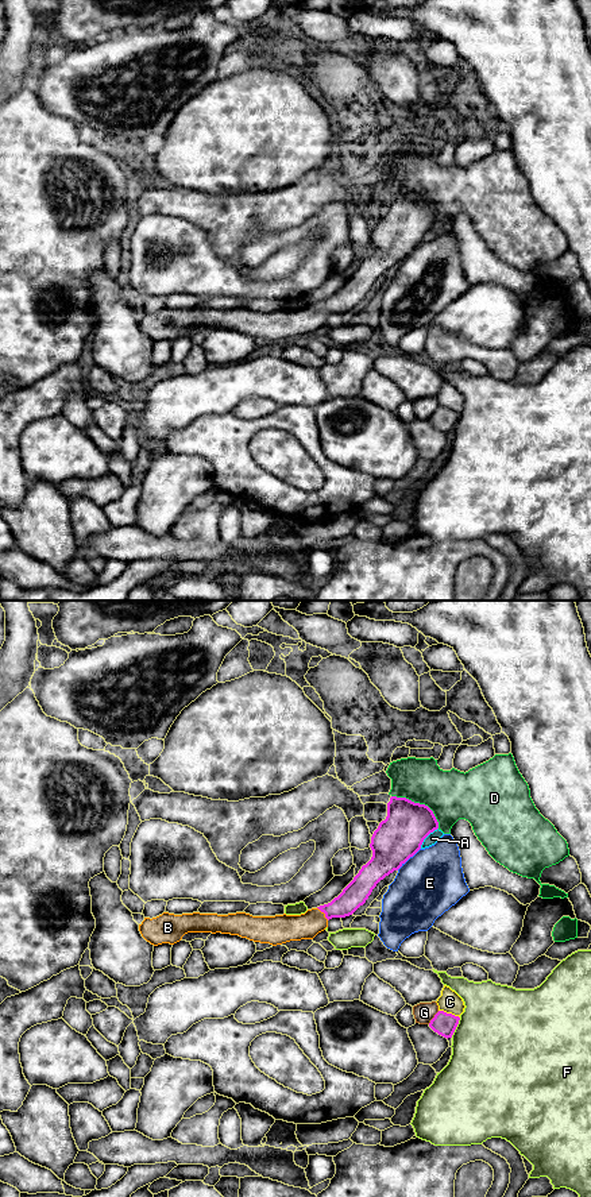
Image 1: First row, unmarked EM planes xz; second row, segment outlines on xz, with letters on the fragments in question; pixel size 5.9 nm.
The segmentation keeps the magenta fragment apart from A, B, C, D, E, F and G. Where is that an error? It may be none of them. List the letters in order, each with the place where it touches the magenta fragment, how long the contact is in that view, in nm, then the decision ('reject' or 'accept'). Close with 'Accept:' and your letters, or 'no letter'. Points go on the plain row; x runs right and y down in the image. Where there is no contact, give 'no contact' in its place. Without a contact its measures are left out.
A: xz (427, 231) | 170 nm | reject
B: xz (324, 308) | 100 nm | accept
C: xz (449, 409) | 140 nm | reject
D: xz (418, 199) | 340 nm | reject
E: xz (408, 254) | 190 nm | reject
F: xz (456, 421) | 130 nm | reject
G: xz (433, 413) | 100 nm | reject
Accept: B

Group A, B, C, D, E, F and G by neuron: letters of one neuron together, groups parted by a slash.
A / B / C / D / E / F / G

